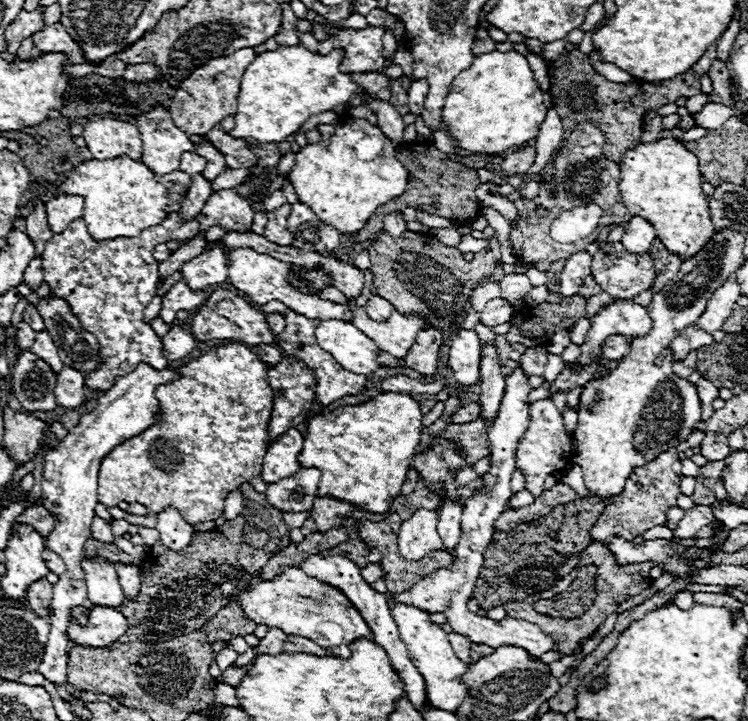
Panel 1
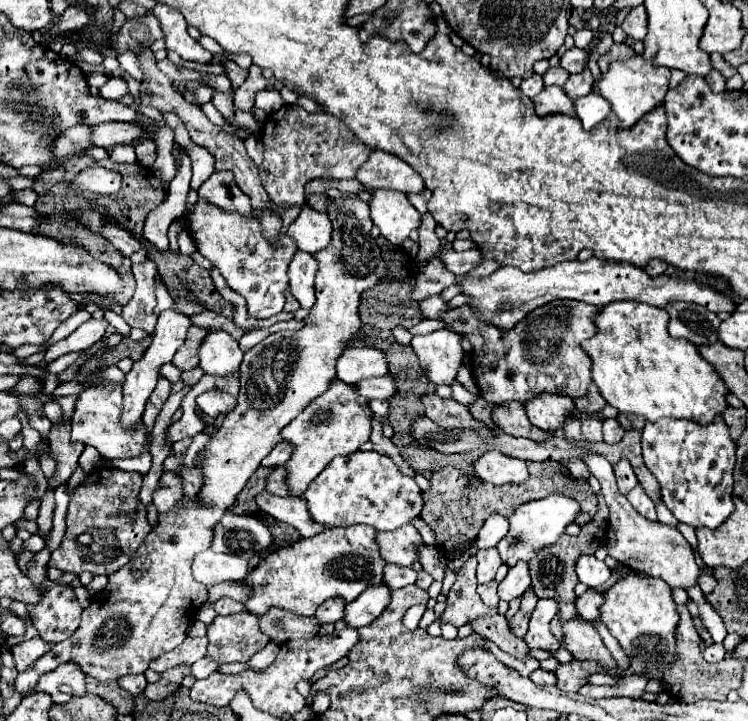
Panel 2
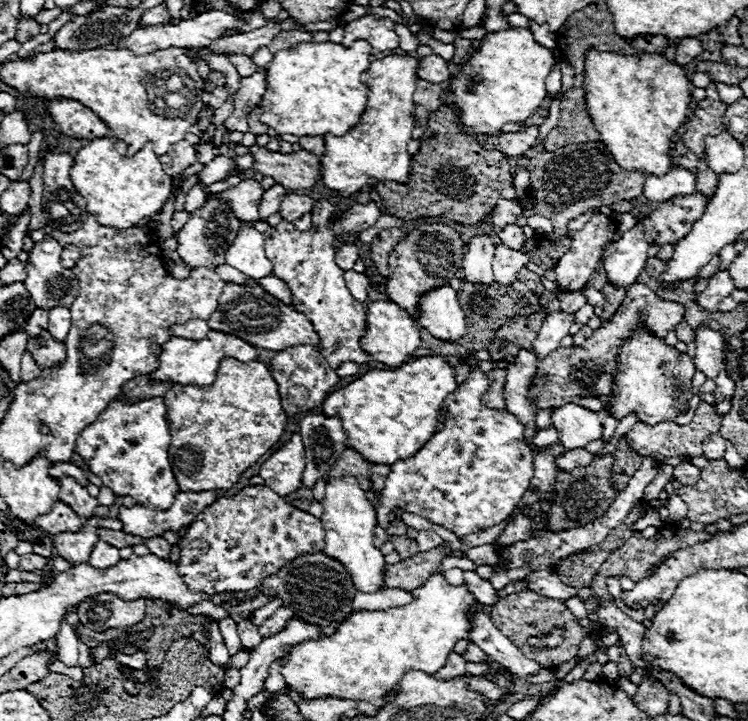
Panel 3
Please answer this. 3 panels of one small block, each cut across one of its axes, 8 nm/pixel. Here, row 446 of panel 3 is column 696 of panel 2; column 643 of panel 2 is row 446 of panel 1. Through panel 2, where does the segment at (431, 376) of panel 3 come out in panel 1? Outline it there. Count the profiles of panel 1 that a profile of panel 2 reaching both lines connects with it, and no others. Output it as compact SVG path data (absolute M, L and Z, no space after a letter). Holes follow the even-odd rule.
M378 394L376 398L364 402L364 404L358 404L358 406L340 406L328 414L320 414L320 416L314 416L310 422L308 422L308 432L304 436L304 448L302 452L298 454L298 464L300 468L318 468L320 470L320 482L318 482L318 496L334 496L336 500L342 500L342 502L350 502L352 506L356 508L364 508L368 512L374 512L374 514L384 514L388 512L390 508L390 502L400 496L400 488L406 480L406 472L410 470L410 462L412 462L412 456L414 456L414 448L420 444L420 434L422 434L422 412L420 412L420 406L418 402L414 402L410 398L410 394Z

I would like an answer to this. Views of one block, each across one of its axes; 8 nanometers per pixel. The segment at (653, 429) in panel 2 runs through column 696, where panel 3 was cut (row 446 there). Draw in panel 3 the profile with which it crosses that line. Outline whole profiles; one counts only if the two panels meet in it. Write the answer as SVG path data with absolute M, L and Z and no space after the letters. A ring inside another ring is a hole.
M480 368L472 370L468 380L464 380L444 402L444 430L436 432L430 442L424 444L420 452L416 452L412 458L400 460L398 464L390 466L390 476L386 478L384 488L380 490L380 502L376 508L376 524L384 530L388 530L388 514L394 508L404 506L418 506L418 494L420 492L420 516L444 526L446 530L466 536L472 532L480 532L486 528L492 528L500 522L504 522L516 508L516 504L522 500L524 492L530 486L534 464L532 464L532 452L524 440L524 424L518 422L516 416L508 414L506 410L494 410L484 408L482 394L490 388L490 380L486 372Z

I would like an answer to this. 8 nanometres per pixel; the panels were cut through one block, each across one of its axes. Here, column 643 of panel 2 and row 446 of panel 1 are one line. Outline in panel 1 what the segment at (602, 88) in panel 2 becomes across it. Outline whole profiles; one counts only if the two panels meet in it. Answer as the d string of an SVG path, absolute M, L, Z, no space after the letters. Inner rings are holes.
M138 364L134 372L116 380L116 384L98 398L98 406L84 414L78 426L68 430L68 436L58 444L58 448L50 450L44 460L44 480L42 480L42 496L44 508L56 518L56 526L46 536L46 548L58 552L66 564L66 572L54 584L52 596L52 620L50 620L50 636L46 642L42 664L38 666L38 674L48 678L50 682L64 684L68 678L68 620L70 610L86 604L86 584L82 572L84 558L84 542L92 536L90 526L96 516L94 508L98 504L98 472L100 464L118 444L130 440L144 432L150 424L154 424L154 414L158 412L158 400L154 392L160 384L168 384L176 378L174 370L154 370L148 364Z

